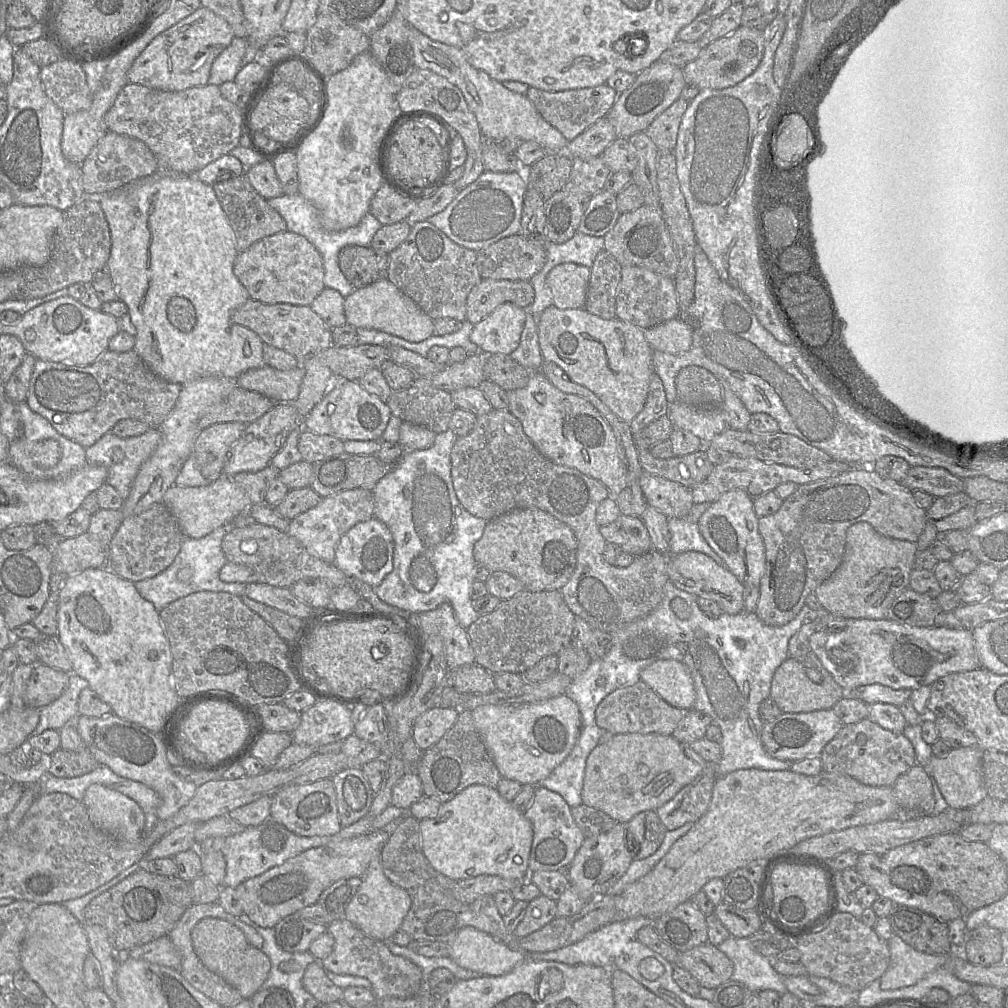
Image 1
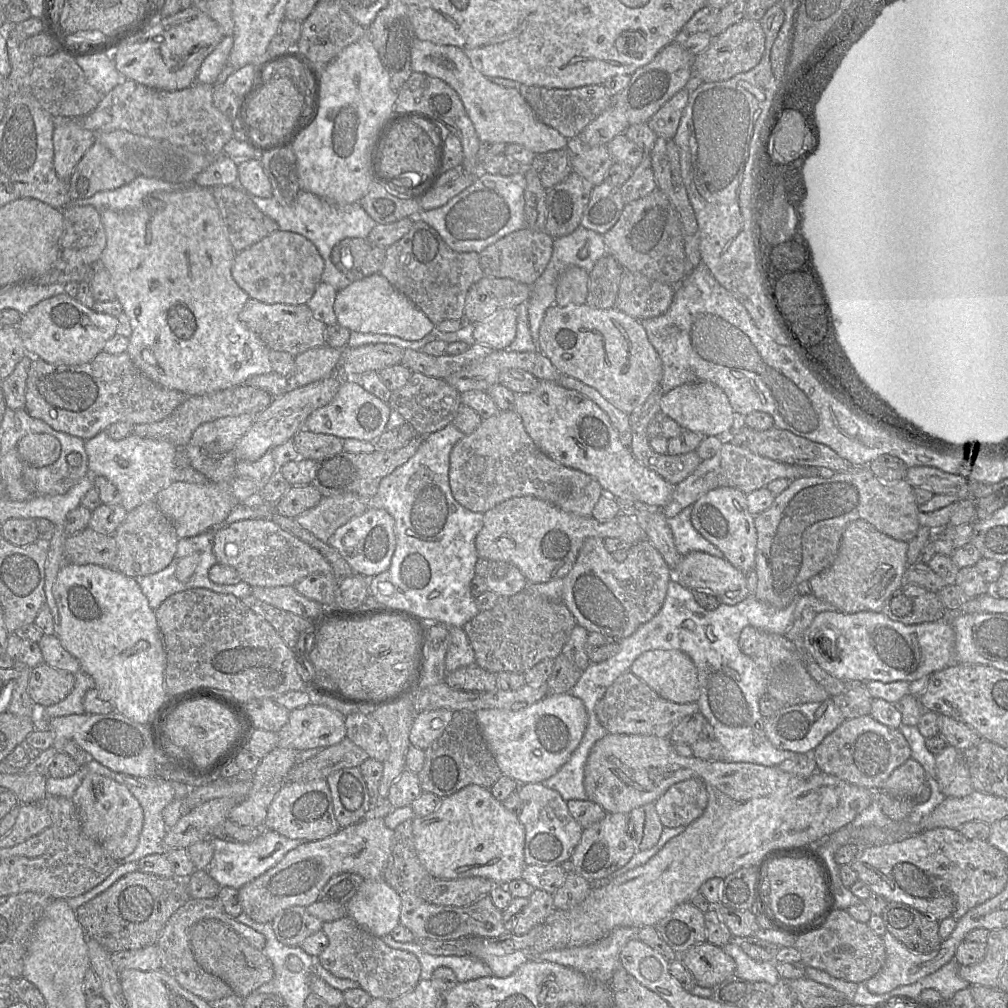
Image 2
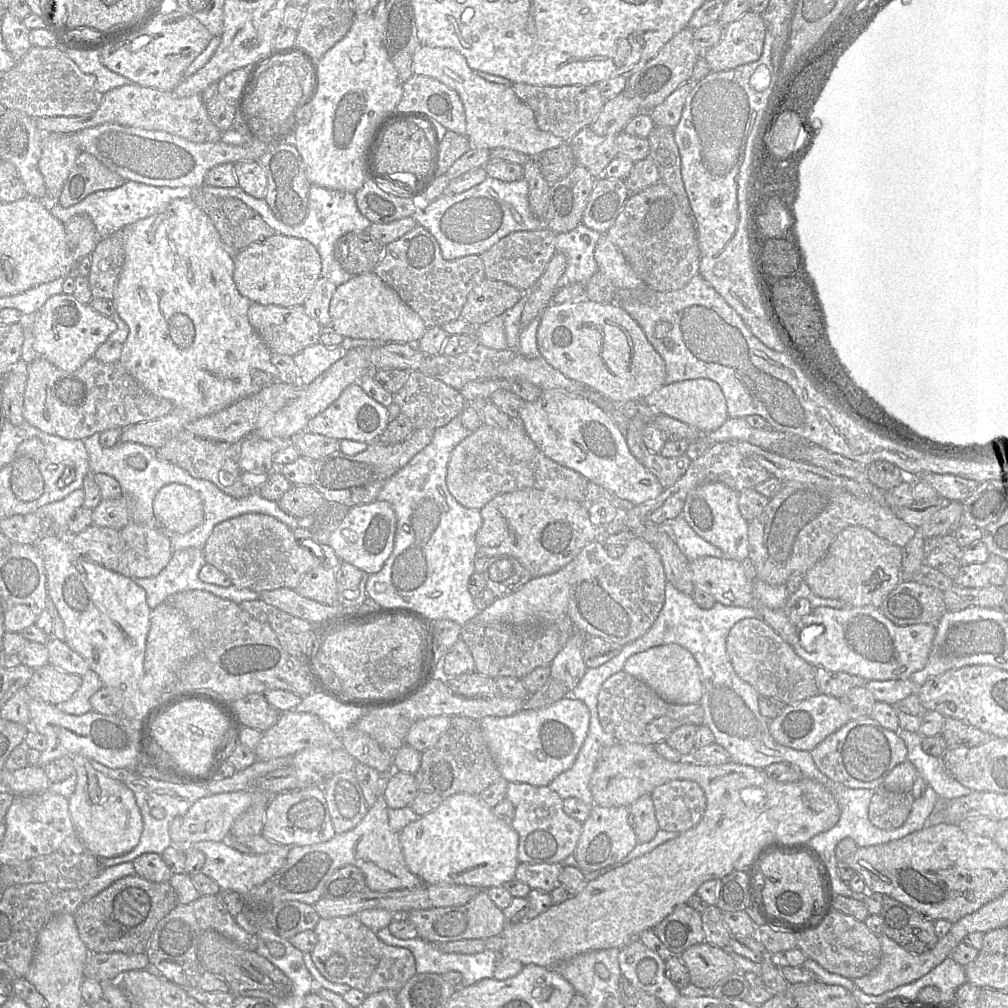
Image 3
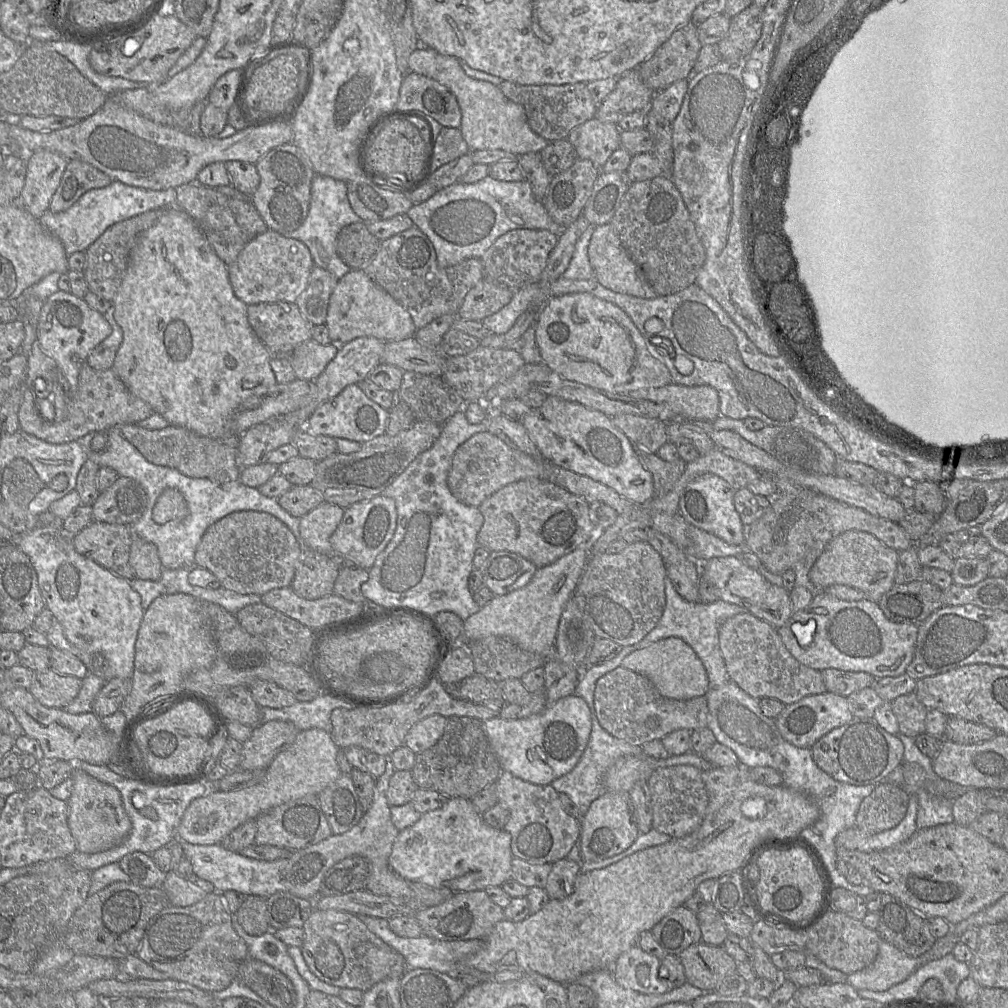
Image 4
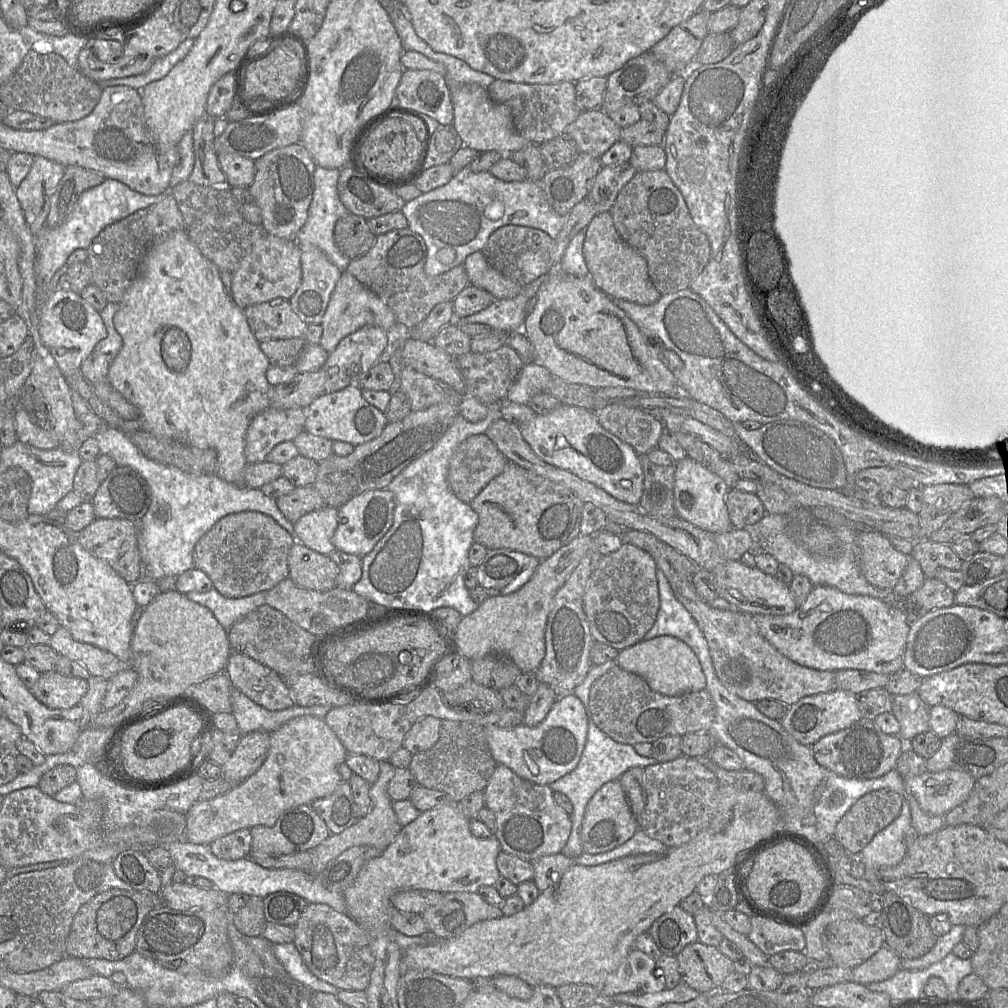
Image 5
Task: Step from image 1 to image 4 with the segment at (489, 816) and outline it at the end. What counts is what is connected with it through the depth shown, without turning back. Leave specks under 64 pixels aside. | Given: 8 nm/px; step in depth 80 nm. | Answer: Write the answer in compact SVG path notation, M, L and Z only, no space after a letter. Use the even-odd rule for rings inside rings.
M452 797L442 807L422 814L416 823L399 832L389 857L389 866L397 875L412 882L432 888L448 888L454 893L469 892L501 887L511 879L513 857L508 832L487 824L470 799Z

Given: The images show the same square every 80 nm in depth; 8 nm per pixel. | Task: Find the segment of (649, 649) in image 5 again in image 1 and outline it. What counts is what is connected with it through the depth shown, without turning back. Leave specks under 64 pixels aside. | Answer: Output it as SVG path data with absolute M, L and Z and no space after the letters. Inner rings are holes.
M657 660L641 671L640 680L672 706L687 710L694 707L694 682L687 667L679 661Z

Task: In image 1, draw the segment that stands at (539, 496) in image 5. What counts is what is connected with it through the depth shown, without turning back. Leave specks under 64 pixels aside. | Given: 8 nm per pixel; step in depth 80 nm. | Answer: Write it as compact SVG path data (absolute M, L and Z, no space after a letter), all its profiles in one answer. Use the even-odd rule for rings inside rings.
M515 509L487 521L473 555L490 572L505 571L516 577L525 590L561 590L576 566L577 540L569 526L537 509ZM620 514L612 523L599 527L606 542L619 545L623 552L634 557L653 549L647 528L641 517Z

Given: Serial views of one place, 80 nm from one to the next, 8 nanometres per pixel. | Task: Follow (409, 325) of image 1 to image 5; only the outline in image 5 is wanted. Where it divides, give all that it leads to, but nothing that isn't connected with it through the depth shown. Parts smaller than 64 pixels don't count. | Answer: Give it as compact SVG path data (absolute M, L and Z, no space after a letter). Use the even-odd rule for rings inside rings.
M342 272L331 294L328 306L320 323L322 336L319 345L331 353L347 335L365 326L377 326L394 333L398 324L392 310L373 292L362 285L348 272Z

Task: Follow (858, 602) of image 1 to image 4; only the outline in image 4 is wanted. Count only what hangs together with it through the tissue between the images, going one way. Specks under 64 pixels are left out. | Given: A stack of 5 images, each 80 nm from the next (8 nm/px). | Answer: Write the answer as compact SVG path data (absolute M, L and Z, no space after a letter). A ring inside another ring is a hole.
M848 530L834 537L824 548L809 571L810 581L822 588L835 584L851 586L865 593L866 599L877 602L894 582L899 552L886 546L873 534Z

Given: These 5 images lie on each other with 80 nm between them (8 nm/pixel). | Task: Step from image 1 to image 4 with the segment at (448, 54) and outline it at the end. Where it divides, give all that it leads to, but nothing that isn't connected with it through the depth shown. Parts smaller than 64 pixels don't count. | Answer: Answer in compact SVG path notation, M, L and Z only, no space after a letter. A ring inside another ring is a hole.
M416 49L408 59L409 71L432 78L447 87L456 97L461 110L460 131L469 150L503 150L514 155L539 153L548 141L537 135L529 126L525 110L502 93L498 86L469 77L459 59L443 55L434 49Z

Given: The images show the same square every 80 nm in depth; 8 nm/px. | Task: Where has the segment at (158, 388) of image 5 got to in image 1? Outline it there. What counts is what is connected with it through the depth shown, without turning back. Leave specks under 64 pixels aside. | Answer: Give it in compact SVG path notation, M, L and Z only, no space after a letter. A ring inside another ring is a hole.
M160 172L161 176L156 177L156 178L142 178L136 182L129 183L127 185L124 185L120 188L117 188L112 191L108 191L105 193L102 193L101 196L99 197L99 203L101 206L101 209L103 210L105 214L105 218L107 220L107 223L109 225L109 230L110 230L110 235L111 235L111 249L110 249L110 256L107 261L106 267L109 271L110 278L115 286L115 289L117 291L117 296L118 299L123 301L127 307L128 307L128 314L131 317L131 321L134 324L134 326L137 329L137 334L135 335L136 341L135 341L135 346L134 346L134 351L137 352L137 354L141 357L141 359L144 361L144 363L159 377L162 379L180 384L180 385L185 385L189 382L206 378L206 377L224 377L232 380L237 380L237 378L242 374L243 372L249 370L249 369L255 369L255 368L261 368L265 366L265 361L263 358L263 349L265 344L261 340L261 338L252 331L251 329L235 324L231 321L231 313L242 306L243 304L246 303L246 301L250 298L250 294L247 291L247 289L244 287L244 285L239 281L237 276L234 274L233 268L234 268L234 263L236 260L236 257L238 255L238 252L235 247L235 236L234 232L226 218L226 215L221 207L221 204L219 200L217 199L217 196L213 190L213 186L209 184L205 184L195 178L195 175L184 175L184 174L179 174L179 173L170 173L170 172Z

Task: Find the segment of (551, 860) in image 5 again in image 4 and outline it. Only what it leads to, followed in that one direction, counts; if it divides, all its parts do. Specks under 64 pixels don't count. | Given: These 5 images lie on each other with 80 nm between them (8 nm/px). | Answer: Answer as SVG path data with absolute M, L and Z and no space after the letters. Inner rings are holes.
M563 858L554 862L544 887L549 898L561 900L570 895L579 873L580 866L575 861Z

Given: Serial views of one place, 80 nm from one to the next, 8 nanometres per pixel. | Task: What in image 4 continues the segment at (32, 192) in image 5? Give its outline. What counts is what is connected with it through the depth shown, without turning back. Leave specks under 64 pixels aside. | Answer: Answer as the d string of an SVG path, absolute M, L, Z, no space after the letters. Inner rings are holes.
M49 150L36 151L29 158L20 204L35 219L49 209L68 162L64 156Z

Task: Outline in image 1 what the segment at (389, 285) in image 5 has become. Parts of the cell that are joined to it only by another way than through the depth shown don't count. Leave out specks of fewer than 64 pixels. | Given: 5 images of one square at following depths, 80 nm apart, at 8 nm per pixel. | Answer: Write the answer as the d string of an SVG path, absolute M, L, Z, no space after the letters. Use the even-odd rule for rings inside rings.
M428 221L412 225L407 238L388 254L387 279L410 297L432 320L452 318L466 320L466 299L482 277L477 268L477 252L459 246Z

